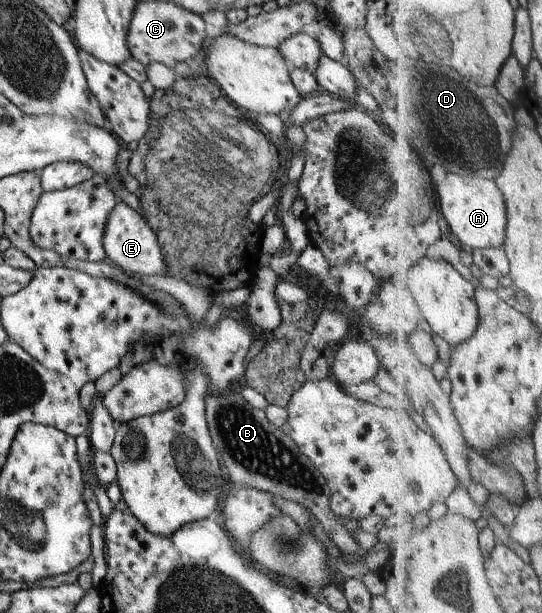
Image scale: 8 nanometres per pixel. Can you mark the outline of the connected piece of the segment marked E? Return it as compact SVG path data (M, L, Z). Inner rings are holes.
M116 201L108 214L101 239L105 256L124 272L135 272L139 275L163 275L163 244L157 240L156 234L149 228L146 220L124 201Z

